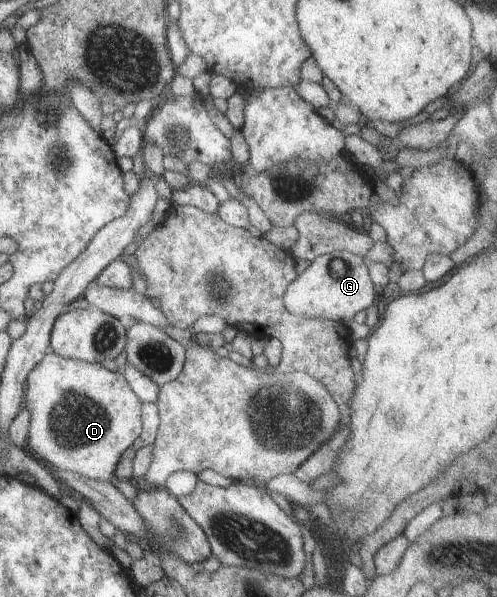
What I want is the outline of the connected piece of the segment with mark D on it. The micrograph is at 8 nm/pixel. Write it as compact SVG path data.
M53 351L27 375L24 403L31 415L27 439L29 453L42 463L52 463L58 469L96 481L110 482L122 453L141 437L143 430L143 401L138 399L121 371L112 372L101 363L63 358Z

